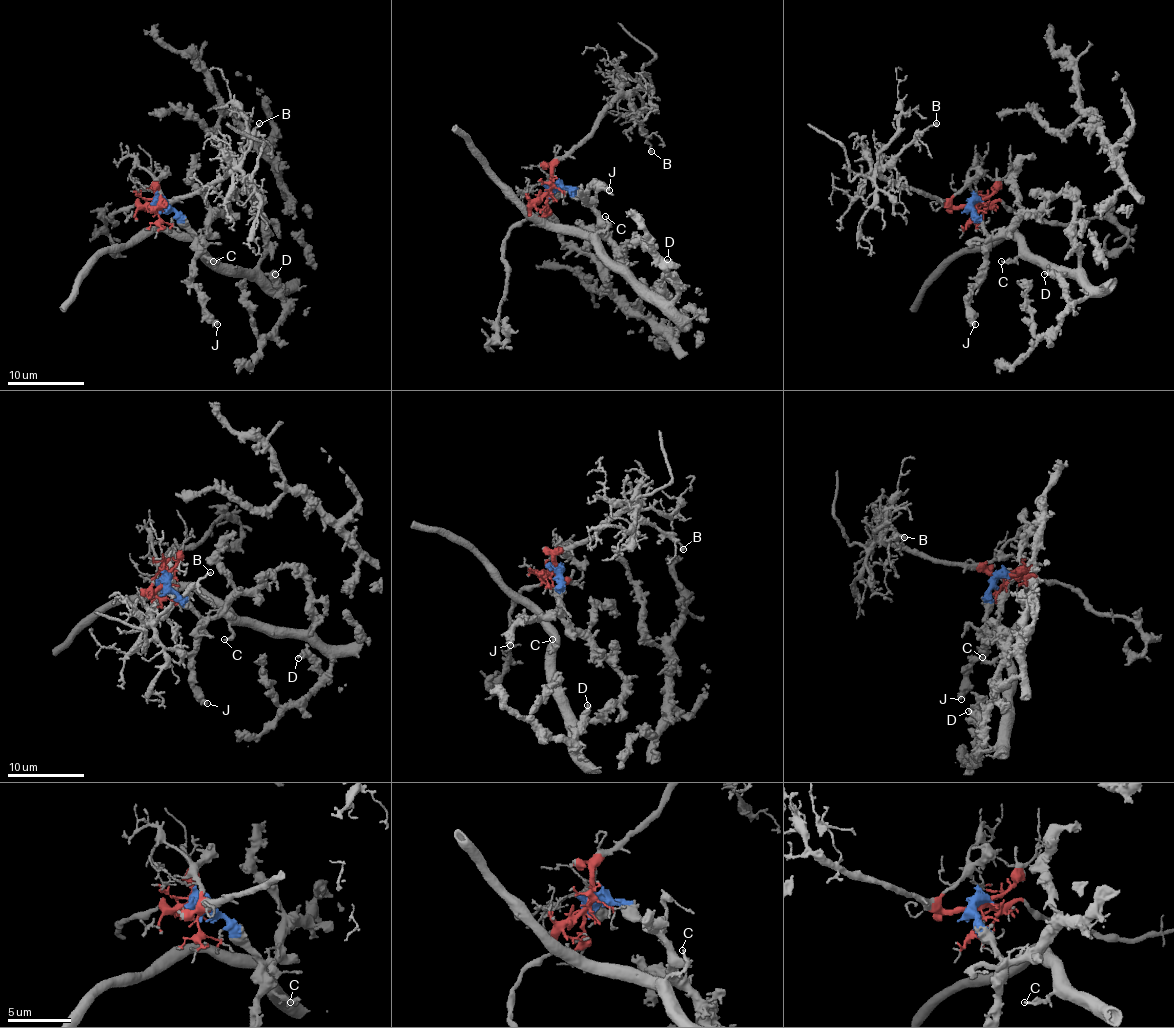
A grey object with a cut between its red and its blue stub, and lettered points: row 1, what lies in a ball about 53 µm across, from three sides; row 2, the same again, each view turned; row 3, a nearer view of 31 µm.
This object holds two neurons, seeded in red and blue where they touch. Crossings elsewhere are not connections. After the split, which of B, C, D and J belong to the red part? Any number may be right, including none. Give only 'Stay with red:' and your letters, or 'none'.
Stay with red: B

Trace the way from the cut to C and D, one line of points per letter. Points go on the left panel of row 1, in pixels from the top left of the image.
C: (157, 203), (200, 235), (233, 195), (254, 203), (265, 254), (252, 270), (204, 256), (214, 262)
D: (157, 203), (200, 235), (229, 199), (244, 193), (262, 216), (260, 273), (286, 300), (275, 273)

